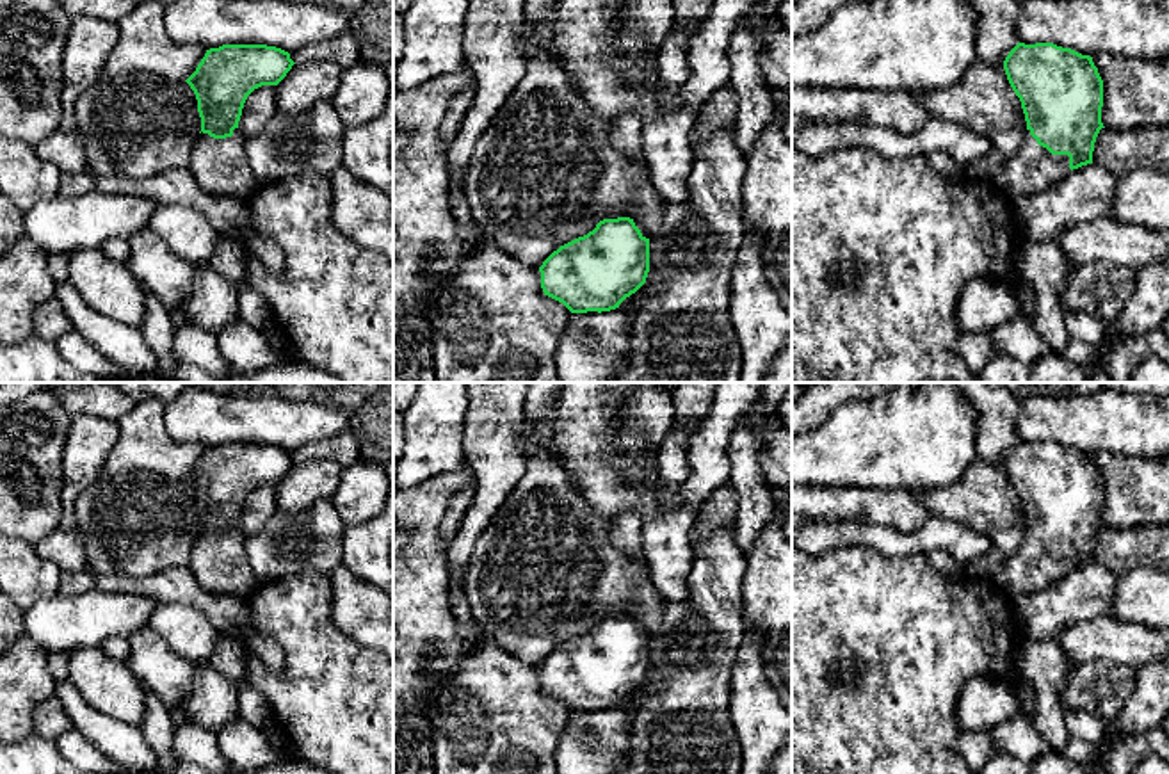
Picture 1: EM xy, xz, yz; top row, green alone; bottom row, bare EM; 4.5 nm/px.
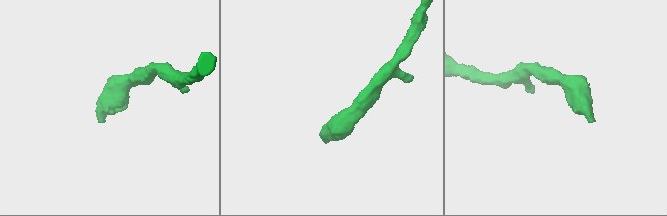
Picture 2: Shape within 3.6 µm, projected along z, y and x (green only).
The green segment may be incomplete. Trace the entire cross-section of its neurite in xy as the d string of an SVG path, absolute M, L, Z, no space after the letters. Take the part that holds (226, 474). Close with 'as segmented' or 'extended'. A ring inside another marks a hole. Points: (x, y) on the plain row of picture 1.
M222 443L206 448L196 470L185 479L196 493L201 532L189 555L189 571L210 593L249 596L258 585L246 553L246 536L238 527L247 495L262 484L278 484L295 461L290 452L267 443Z; extended

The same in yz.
M1018 441L1004 468L1021 500L1027 530L995 580L1016 598L1092 562L1096 536L1105 527L1103 479L1092 456L1053 441Z; extended

